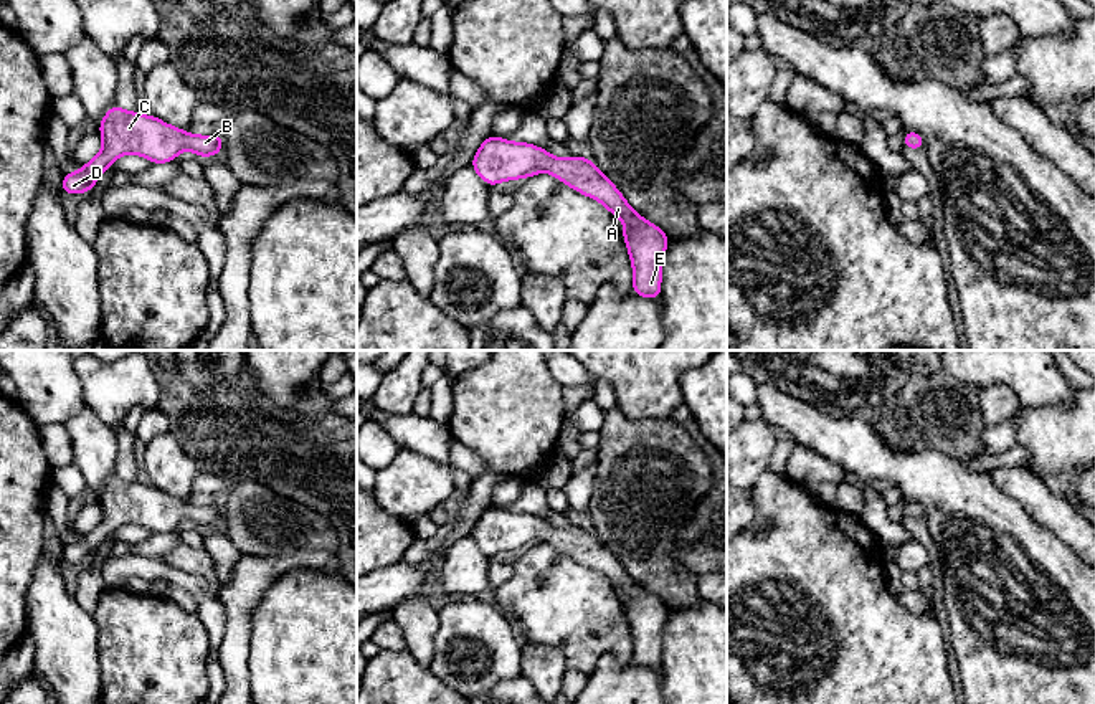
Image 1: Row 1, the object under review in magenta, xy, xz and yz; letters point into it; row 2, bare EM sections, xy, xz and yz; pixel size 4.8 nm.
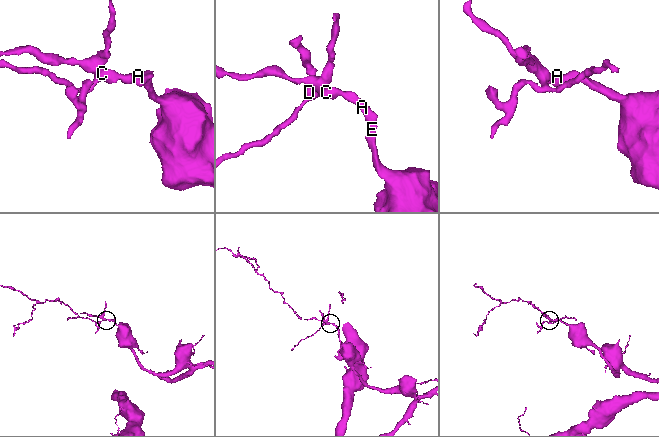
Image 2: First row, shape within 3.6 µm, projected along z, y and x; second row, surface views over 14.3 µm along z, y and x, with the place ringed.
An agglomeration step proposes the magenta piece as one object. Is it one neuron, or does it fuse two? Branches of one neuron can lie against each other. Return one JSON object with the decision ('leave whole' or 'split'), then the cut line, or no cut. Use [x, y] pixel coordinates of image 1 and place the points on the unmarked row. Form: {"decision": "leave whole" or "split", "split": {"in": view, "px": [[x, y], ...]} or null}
{"decision": "leave whole", "split": null}

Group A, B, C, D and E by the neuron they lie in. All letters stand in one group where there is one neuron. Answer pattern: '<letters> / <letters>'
A B C D E

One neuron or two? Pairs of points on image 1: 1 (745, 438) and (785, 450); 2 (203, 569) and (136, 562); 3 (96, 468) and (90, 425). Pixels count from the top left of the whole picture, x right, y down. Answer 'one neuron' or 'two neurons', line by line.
1: two neurons
2: two neurons
3: one neuron

